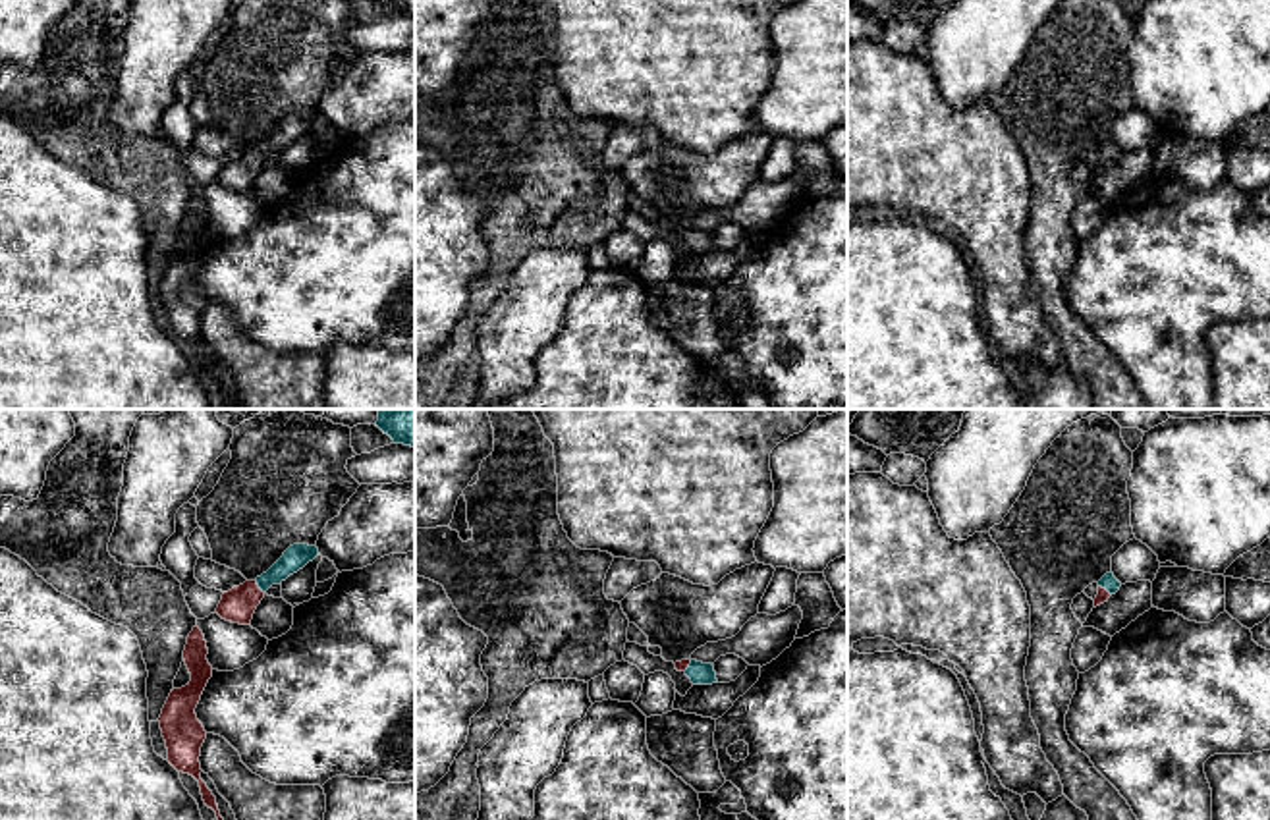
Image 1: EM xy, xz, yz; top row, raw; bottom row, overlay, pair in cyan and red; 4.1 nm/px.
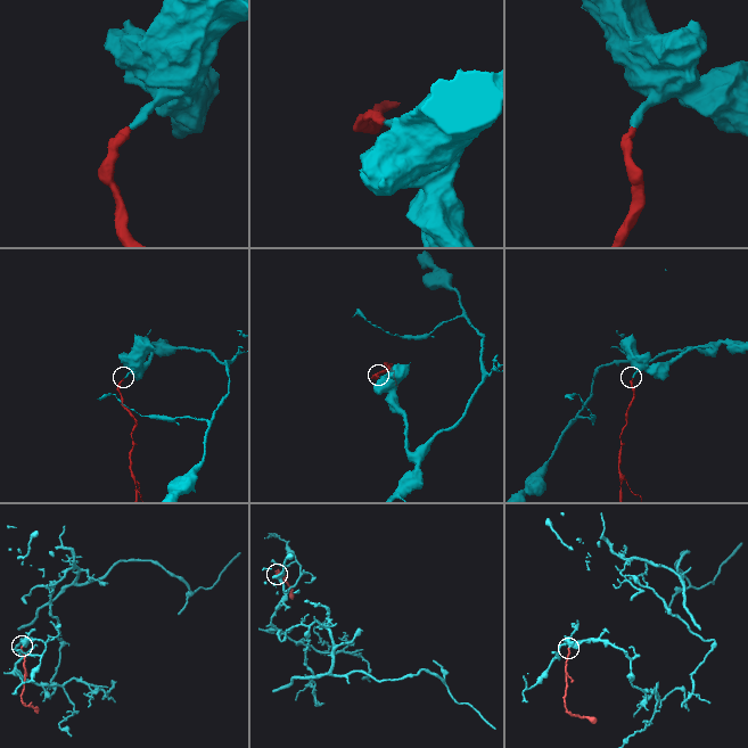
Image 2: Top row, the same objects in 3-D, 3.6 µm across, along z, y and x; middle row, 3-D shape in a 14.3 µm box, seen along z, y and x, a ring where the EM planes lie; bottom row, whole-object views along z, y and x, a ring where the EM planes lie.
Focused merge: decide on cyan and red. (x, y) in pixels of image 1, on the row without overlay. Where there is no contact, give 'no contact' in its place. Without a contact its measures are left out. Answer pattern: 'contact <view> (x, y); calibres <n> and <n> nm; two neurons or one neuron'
contact xy (259, 155); calibres 100 and 140 nm; one neuron

